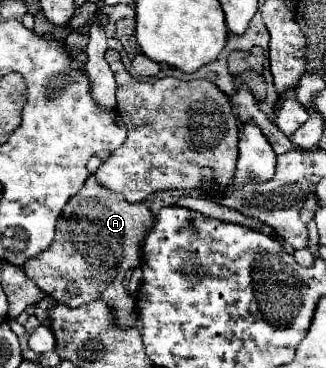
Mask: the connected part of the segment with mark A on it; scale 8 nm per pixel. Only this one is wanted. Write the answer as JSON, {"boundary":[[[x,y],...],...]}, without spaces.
{"boundary":[[[89,177],[59,215],[55,241],[49,249],[29,259],[23,271],[57,303],[81,307],[91,301],[105,301],[115,323],[129,329],[137,323],[137,313],[135,299],[123,287],[123,277],[131,269],[129,263],[141,263],[141,245],[153,221],[155,215],[145,203],[129,203]]]}

